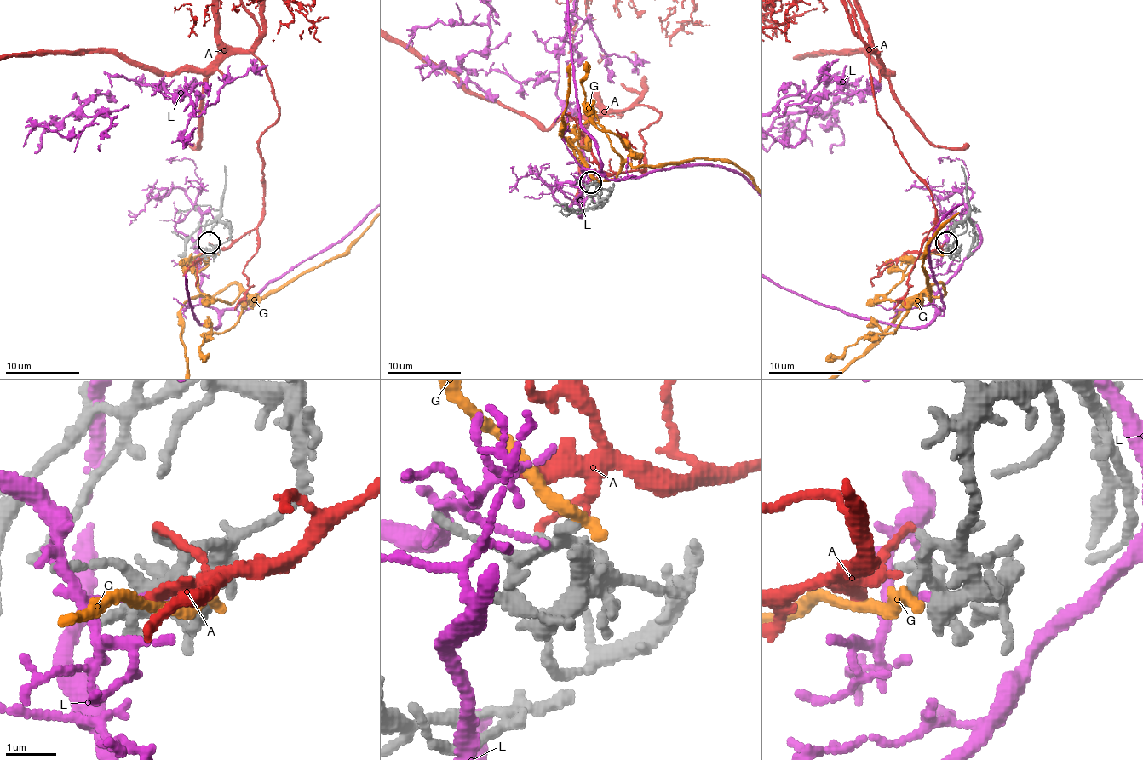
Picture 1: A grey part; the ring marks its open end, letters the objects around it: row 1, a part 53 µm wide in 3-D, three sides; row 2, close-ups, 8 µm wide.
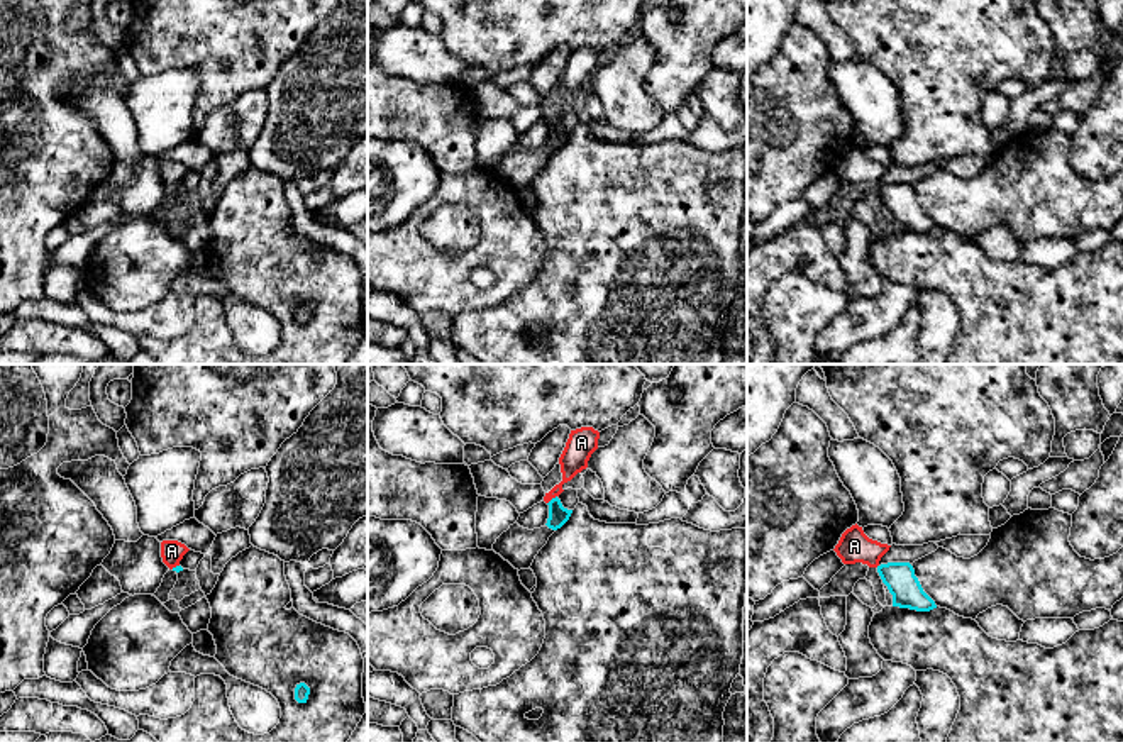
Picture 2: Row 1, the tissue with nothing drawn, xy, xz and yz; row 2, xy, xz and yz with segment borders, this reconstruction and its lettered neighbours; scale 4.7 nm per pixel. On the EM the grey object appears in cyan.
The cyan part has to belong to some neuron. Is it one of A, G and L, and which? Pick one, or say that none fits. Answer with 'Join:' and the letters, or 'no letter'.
Join: A

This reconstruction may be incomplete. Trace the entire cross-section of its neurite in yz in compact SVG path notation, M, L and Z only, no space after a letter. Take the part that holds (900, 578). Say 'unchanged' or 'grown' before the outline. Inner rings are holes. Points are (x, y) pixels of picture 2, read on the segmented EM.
unchanged | M910 562L881 564L877 566L877 573L893 595L893 606L916 612L937 608L935 601L923 591Z

